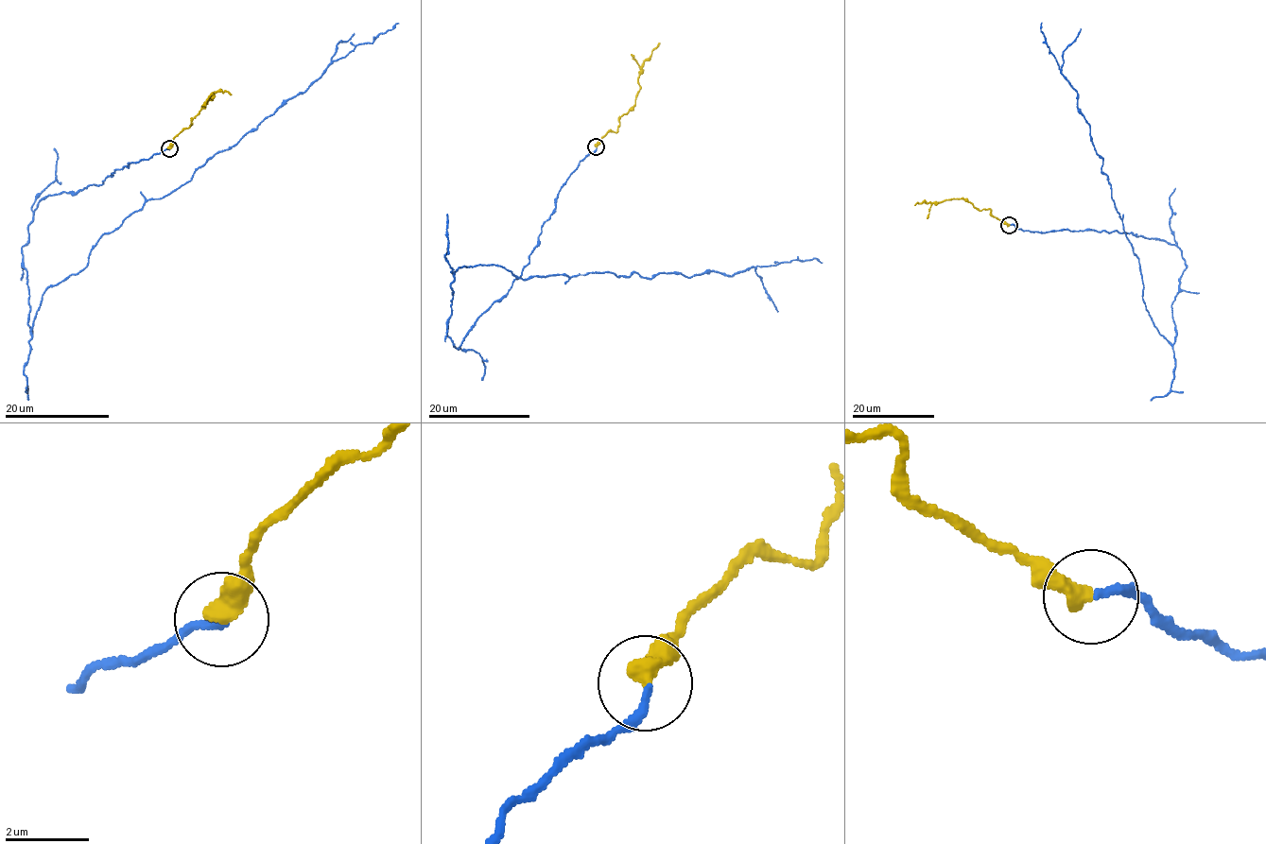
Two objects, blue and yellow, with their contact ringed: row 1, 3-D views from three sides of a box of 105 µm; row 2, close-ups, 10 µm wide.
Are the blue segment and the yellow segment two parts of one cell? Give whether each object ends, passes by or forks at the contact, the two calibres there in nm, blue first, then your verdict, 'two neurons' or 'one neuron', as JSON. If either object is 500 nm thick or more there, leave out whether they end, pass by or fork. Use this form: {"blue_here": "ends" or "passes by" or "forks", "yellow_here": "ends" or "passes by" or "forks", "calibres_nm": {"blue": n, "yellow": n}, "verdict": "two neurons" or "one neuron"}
{"blue_here": "ends", "yellow_here": "ends", "calibres_nm": {"blue": 200, "yellow": 480}, "verdict": "one neuron"}

